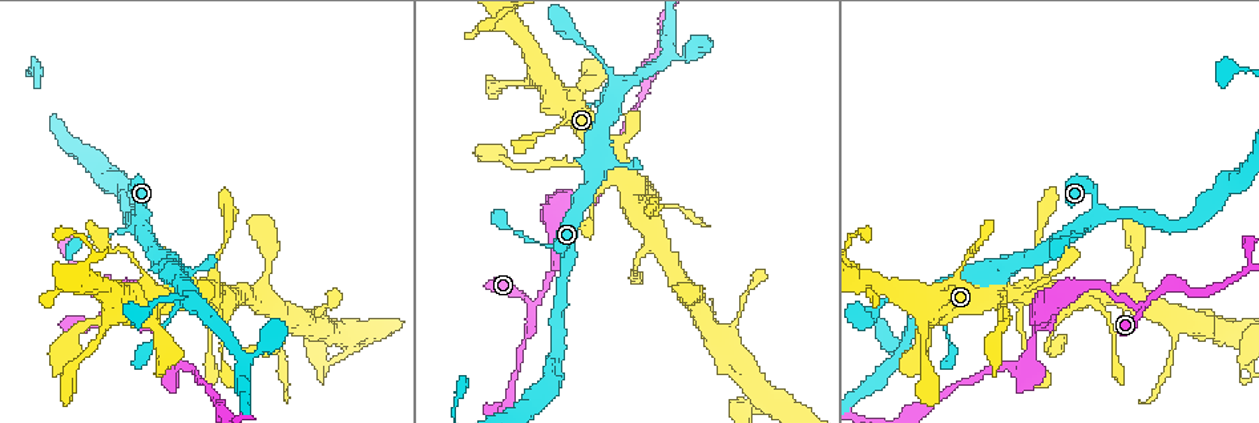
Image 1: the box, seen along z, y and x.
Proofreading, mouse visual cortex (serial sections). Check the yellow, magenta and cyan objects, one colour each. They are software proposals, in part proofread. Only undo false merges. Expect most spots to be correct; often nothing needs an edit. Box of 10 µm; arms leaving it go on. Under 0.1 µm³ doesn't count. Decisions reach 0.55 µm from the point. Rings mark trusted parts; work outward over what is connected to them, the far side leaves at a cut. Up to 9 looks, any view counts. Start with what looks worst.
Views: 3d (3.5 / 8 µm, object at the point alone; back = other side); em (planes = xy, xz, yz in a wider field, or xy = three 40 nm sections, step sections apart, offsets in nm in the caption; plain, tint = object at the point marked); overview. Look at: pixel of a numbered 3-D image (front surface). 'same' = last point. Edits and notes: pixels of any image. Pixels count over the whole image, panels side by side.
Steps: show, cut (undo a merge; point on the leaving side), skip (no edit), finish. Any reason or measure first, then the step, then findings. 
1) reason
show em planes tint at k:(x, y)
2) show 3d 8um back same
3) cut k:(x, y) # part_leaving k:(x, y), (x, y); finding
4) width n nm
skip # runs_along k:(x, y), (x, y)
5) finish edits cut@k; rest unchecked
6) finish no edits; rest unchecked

abrupt turn
show 3d 3.5um at 1:(536, 305)

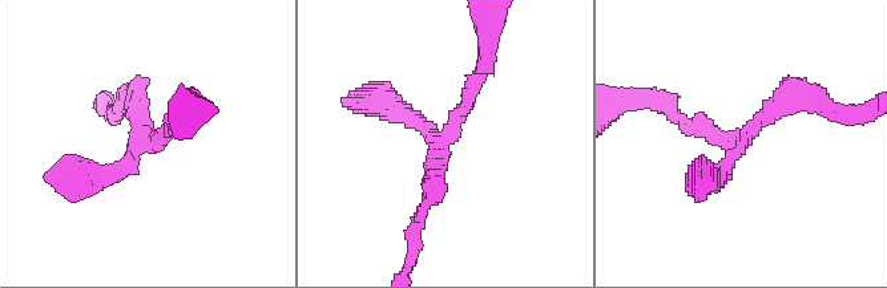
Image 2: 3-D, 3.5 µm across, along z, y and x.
show em xy step 1 tint at 2:(739, 141)

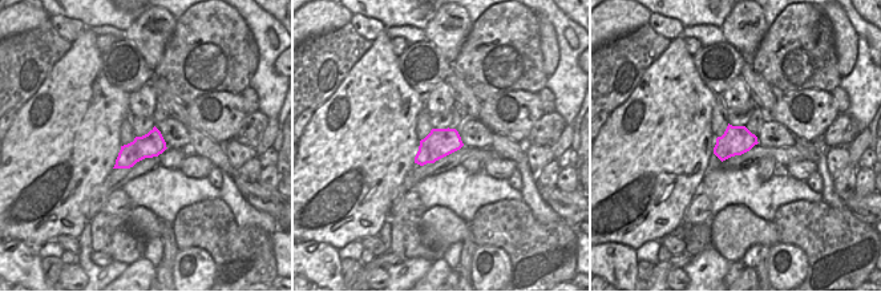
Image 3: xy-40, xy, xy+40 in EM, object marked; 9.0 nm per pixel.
show em xy step 5 tint same

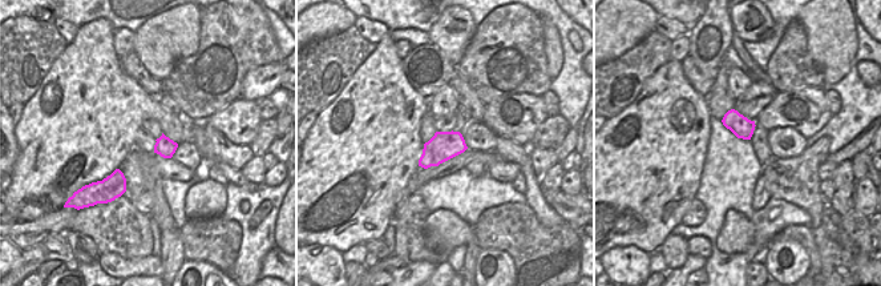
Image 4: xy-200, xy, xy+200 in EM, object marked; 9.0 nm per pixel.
skip # continuous, no second cell

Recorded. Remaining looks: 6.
abrupt turn
show 3d 3.5um at 1:(1025, 370)

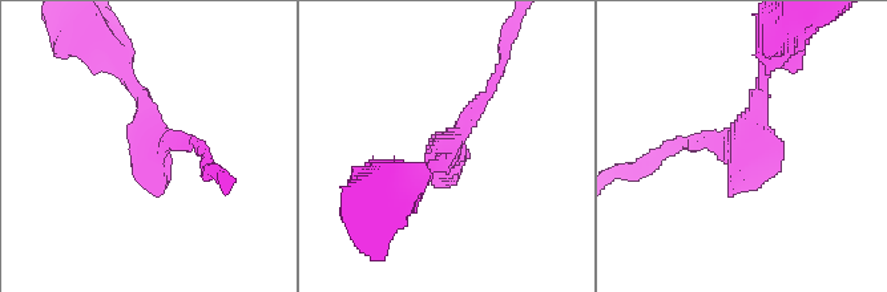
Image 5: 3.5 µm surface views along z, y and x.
need the tissue
show em planes tint at 5:(739, 143)

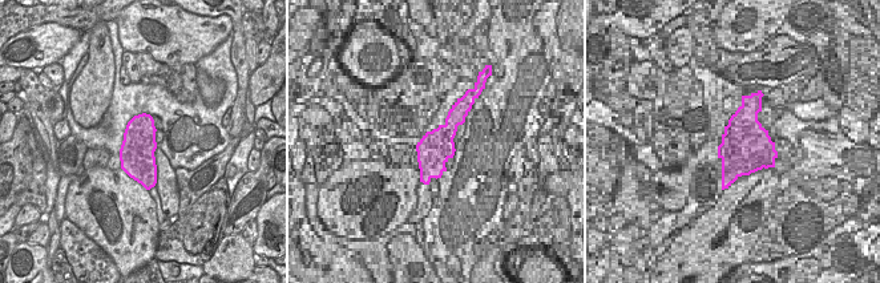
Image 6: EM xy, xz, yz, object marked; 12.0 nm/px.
show em xy step 3 tint same

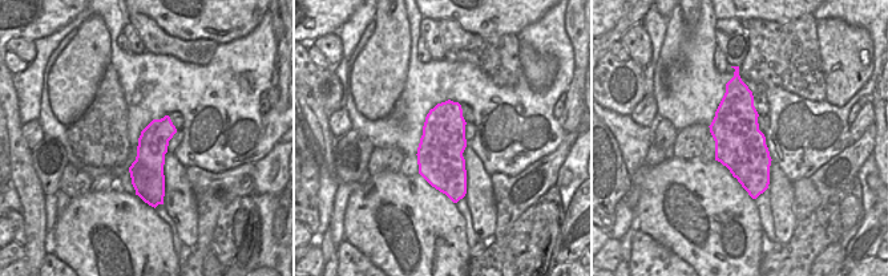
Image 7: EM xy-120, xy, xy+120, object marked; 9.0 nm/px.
skip # runs_along 5:(766, 72), (740, 145), (670, 149); one cell here

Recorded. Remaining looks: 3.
three arms meet
show 3d 3.5um at 1:(616, 144)

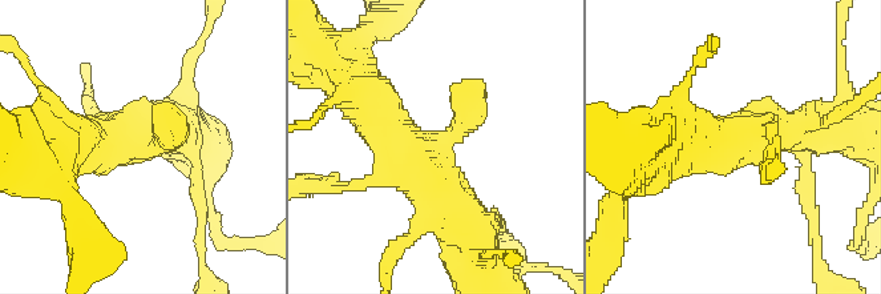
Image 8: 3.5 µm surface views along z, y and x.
shape alone is not enough
show em xy step 3 tint at 8:(438, 147)

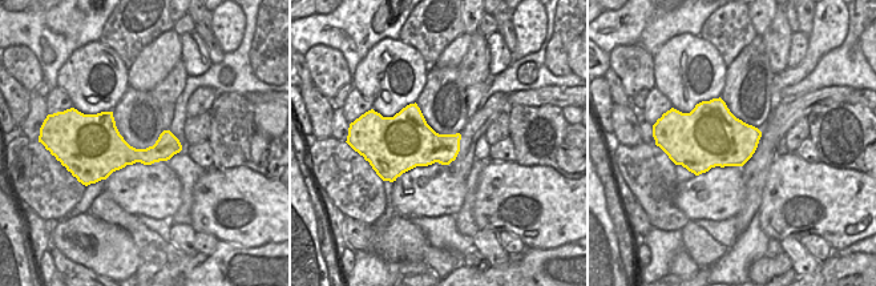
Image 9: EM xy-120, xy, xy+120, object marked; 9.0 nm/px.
width 440 nm
skip # runs_along 8:(76, 137), (153, 149), (162, 109); all the same cell

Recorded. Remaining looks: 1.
finish no edits; rest unchecked

